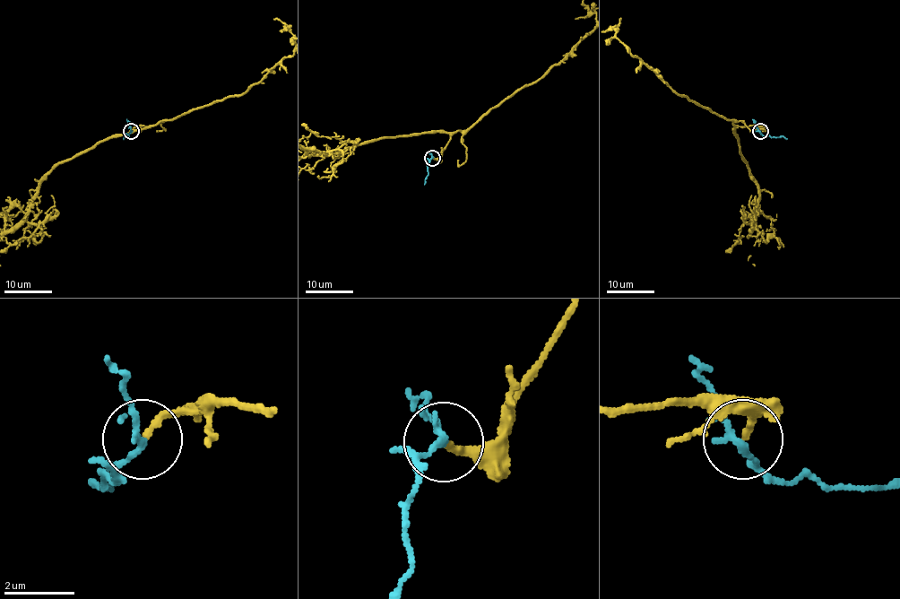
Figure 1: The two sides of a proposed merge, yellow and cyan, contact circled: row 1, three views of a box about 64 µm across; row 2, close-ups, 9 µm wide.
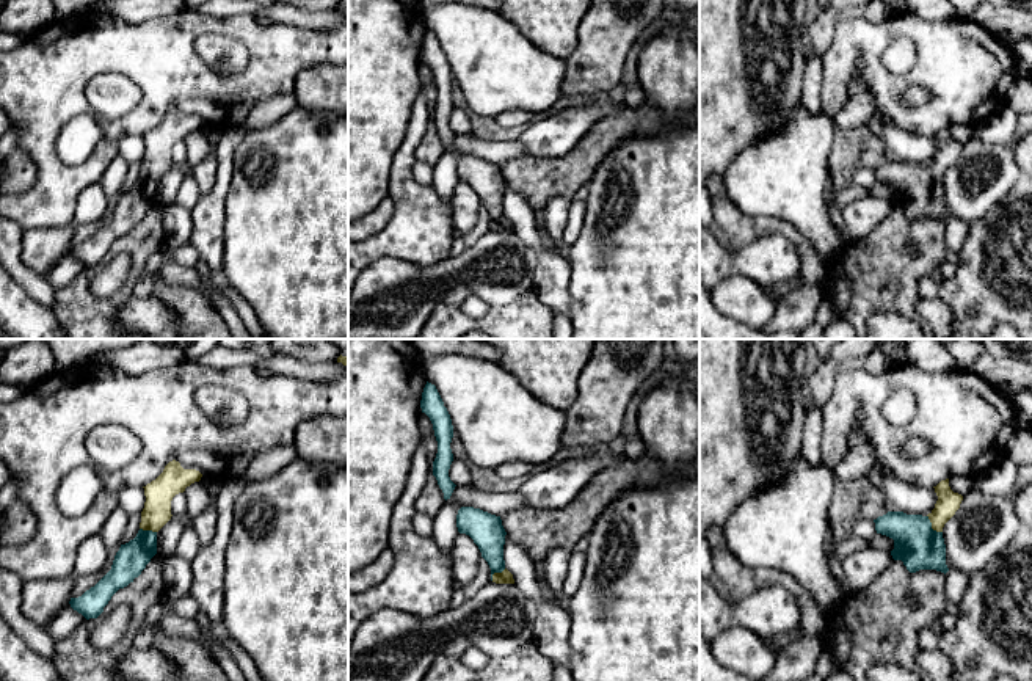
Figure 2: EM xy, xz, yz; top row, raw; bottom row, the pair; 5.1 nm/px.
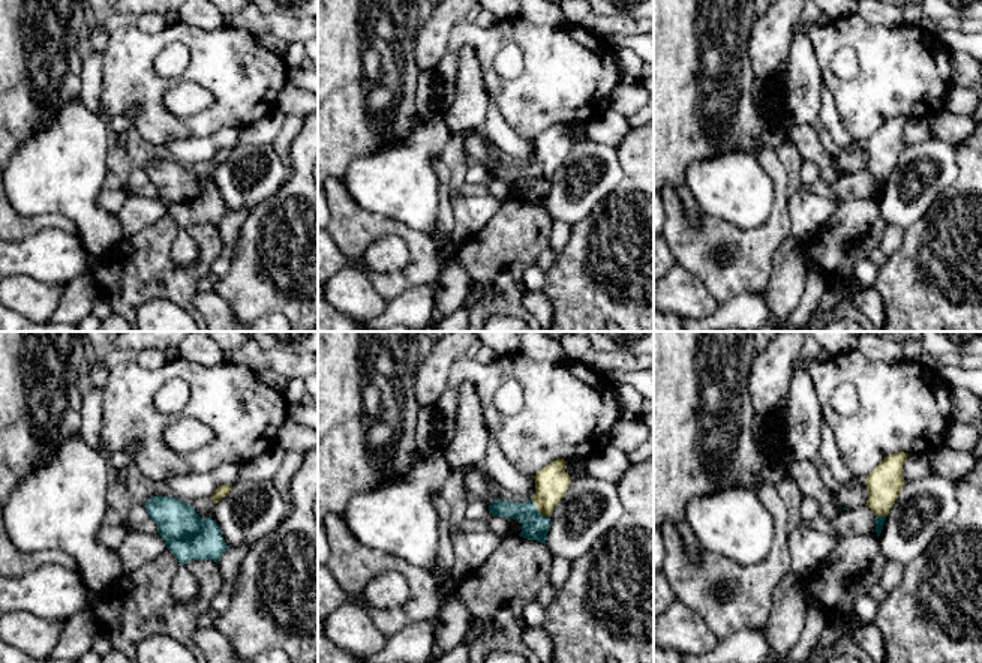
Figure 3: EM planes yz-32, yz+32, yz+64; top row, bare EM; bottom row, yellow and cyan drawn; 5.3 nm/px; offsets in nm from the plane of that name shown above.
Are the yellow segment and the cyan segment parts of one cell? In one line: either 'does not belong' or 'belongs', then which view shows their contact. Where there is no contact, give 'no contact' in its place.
belongs | yz

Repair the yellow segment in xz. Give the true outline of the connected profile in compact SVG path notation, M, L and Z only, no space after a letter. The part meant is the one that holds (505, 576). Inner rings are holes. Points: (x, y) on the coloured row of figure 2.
M461 507L456 515L460 534L469 535L478 546L481 557L491 568L491 581L496 584L514 584L513 574L505 568L503 544L505 529L500 516L480 508Z

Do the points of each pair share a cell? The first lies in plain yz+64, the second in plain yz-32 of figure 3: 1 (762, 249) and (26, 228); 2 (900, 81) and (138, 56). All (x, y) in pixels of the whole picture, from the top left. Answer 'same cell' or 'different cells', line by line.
1: same cell
2: same cell

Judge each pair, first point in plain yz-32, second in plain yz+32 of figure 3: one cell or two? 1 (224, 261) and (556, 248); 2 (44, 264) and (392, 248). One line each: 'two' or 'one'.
1: one
2: one

